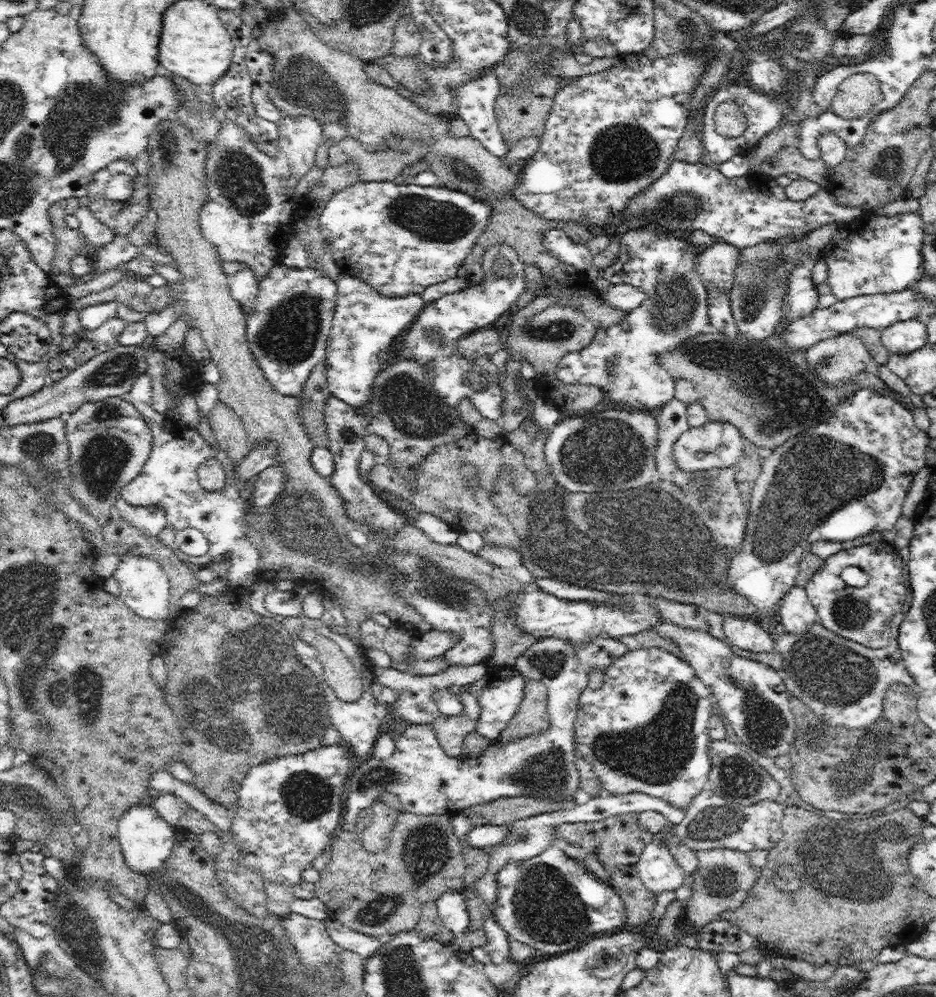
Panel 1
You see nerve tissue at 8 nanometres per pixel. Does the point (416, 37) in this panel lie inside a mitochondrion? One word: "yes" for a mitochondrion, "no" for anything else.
no

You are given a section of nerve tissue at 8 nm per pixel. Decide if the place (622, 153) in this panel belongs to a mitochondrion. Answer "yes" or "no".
yes

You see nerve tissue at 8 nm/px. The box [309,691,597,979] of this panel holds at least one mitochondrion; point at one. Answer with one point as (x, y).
(546, 909)

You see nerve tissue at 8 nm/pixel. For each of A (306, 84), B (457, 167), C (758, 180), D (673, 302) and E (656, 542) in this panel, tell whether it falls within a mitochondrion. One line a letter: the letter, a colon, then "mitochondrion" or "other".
A: mitochondrion
B: mitochondrion
C: other
D: mitochondrion
E: mitochondrion

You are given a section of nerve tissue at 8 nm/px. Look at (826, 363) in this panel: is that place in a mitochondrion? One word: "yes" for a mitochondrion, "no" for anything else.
yes

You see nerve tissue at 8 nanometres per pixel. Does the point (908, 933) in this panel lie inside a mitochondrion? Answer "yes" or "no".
no

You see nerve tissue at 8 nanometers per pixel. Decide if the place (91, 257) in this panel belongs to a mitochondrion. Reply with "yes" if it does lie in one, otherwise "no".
no

